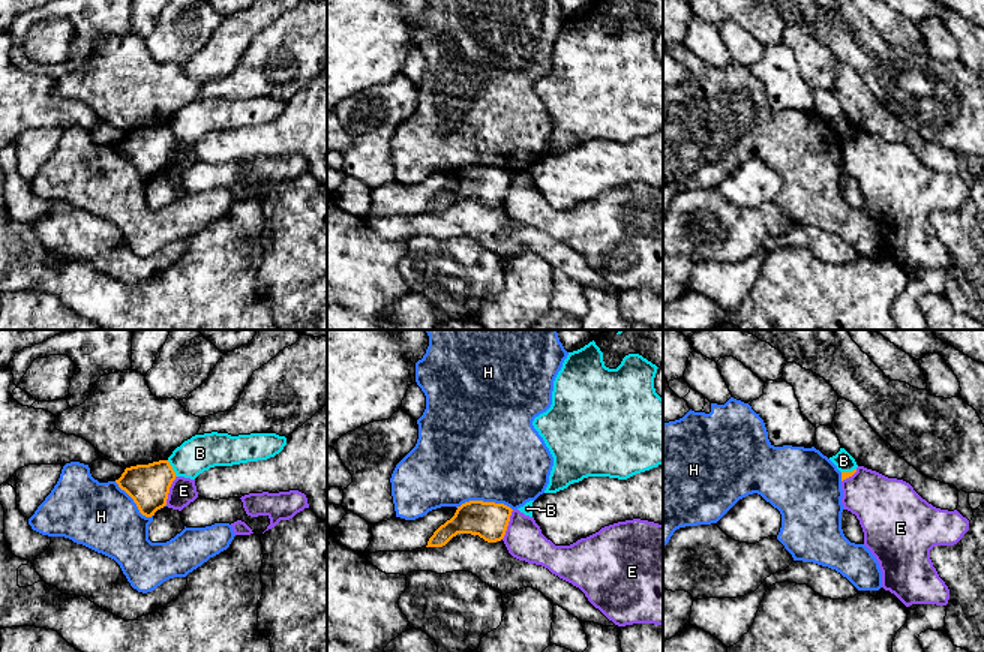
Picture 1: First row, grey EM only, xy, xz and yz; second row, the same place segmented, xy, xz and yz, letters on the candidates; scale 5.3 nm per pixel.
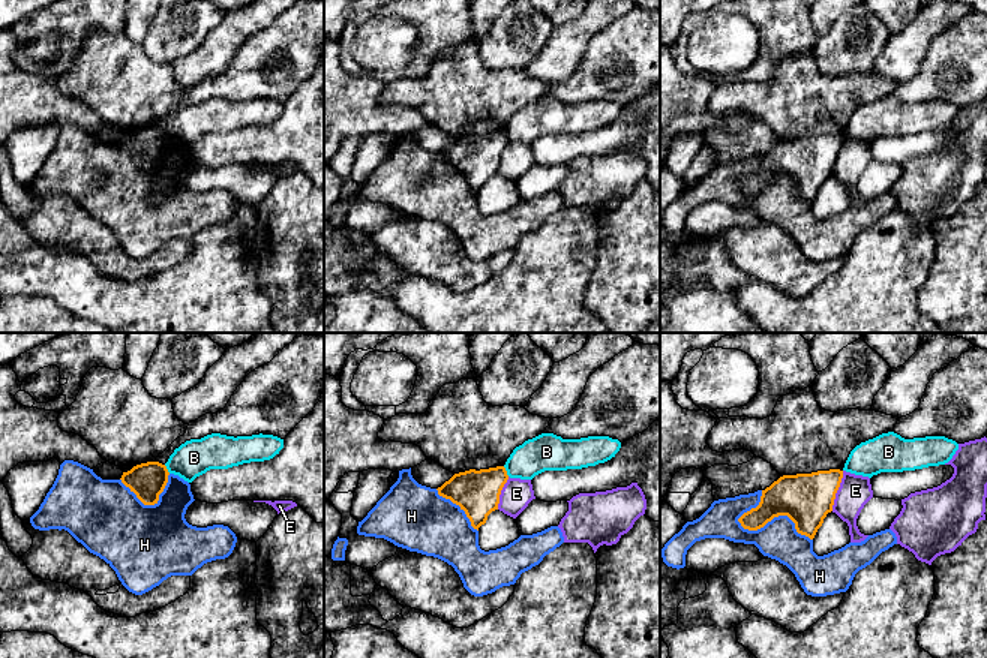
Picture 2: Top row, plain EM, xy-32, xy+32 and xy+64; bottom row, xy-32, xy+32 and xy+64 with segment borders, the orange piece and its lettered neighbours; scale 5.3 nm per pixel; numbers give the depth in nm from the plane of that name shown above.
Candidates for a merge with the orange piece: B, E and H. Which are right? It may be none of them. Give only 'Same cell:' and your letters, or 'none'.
Same cell: none

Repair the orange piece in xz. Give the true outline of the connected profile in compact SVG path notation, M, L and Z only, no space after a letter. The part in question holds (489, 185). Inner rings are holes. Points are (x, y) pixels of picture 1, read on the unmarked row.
M470 165L458 171L454 180L441 189L426 211L442 211L458 198L478 199L488 207L501 205L506 199L512 172L504 168Z

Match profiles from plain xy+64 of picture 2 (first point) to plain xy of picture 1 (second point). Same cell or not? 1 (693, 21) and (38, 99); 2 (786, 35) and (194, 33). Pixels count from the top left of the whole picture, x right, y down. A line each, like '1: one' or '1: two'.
1: two
2: two

